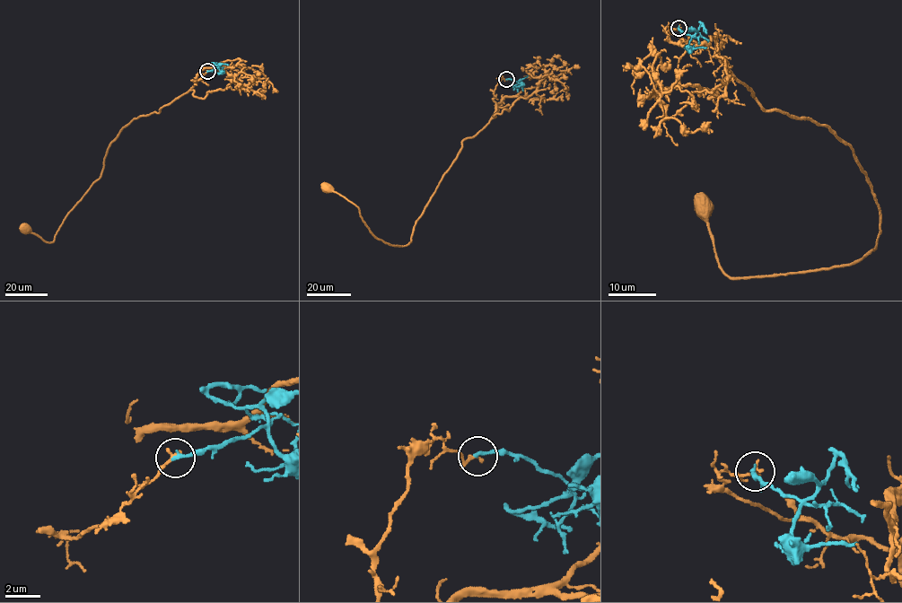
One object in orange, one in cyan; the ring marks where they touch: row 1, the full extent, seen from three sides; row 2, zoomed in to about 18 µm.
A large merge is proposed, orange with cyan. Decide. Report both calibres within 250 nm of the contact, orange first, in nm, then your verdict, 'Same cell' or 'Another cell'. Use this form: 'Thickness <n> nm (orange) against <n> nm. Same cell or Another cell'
Thickness 200 nm (orange) against 200 nm. Another cell

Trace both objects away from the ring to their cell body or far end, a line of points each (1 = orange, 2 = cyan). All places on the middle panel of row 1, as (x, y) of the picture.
1: (506, 79), (494, 91), (493, 117), (462, 142), (409, 243), (376, 238), (357, 207), (326, 187)
2: (506, 79), (518, 83), (511, 86), (519, 89)

